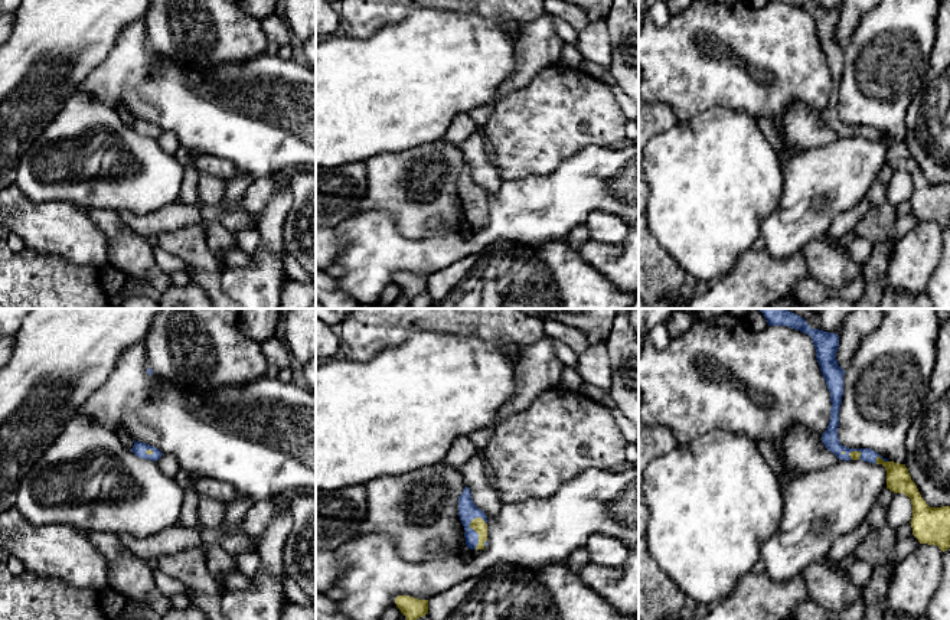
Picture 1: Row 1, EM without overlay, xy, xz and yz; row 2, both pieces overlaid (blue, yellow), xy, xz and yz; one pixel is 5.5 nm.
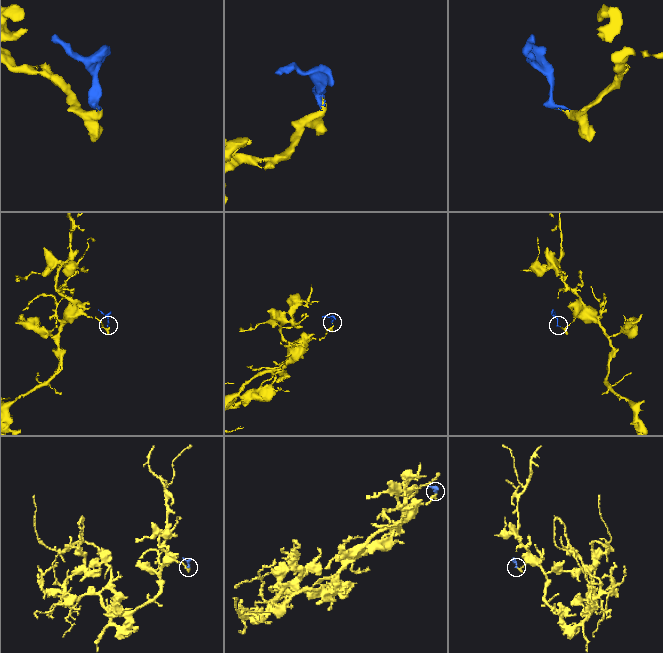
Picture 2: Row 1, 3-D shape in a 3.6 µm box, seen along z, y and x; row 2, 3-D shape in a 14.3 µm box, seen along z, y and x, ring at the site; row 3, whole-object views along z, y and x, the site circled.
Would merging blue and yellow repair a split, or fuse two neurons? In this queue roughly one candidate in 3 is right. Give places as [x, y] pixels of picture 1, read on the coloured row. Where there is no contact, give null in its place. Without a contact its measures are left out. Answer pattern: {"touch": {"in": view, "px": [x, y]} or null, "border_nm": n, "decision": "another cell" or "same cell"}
{"touch": {"in": "xz", "px": [474, 531]}, "border_nm": 190, "decision": "same cell"}

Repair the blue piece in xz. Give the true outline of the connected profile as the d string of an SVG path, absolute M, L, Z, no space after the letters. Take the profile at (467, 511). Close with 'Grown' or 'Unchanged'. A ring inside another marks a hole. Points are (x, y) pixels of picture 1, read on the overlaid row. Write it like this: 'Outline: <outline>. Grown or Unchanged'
Outline: M467 486L458 497L458 516L466 531L467 548L484 549L487 545L487 516L474 505Z. Grown

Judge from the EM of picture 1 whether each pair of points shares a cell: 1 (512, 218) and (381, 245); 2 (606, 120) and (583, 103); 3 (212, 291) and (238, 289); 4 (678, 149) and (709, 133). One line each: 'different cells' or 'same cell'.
1: same cell
2: same cell
3: different cells
4: same cell

